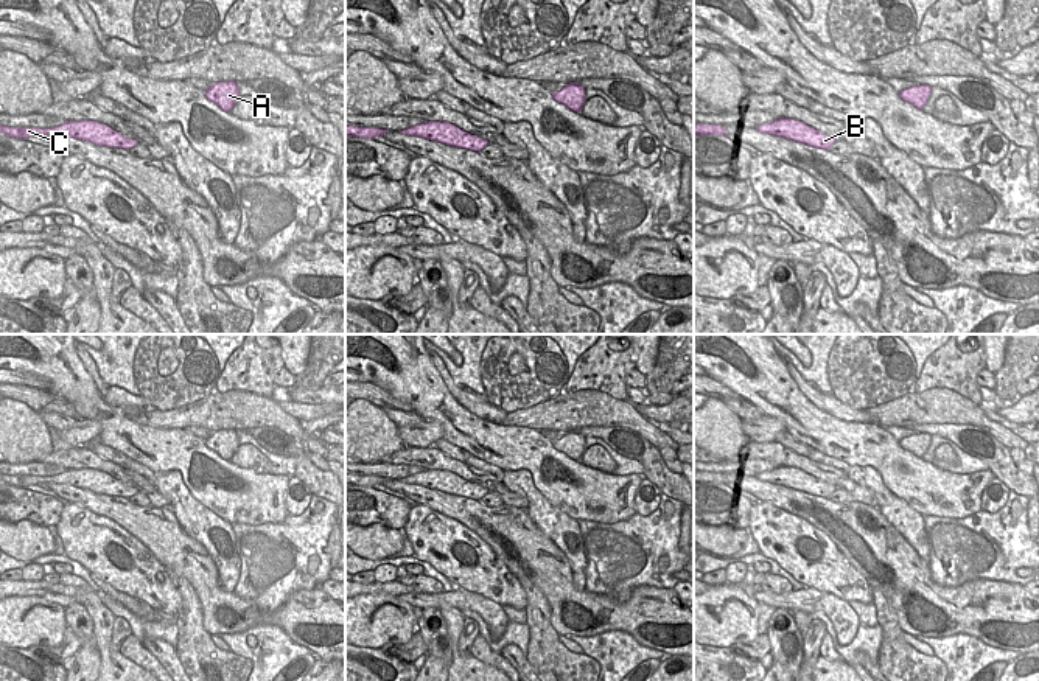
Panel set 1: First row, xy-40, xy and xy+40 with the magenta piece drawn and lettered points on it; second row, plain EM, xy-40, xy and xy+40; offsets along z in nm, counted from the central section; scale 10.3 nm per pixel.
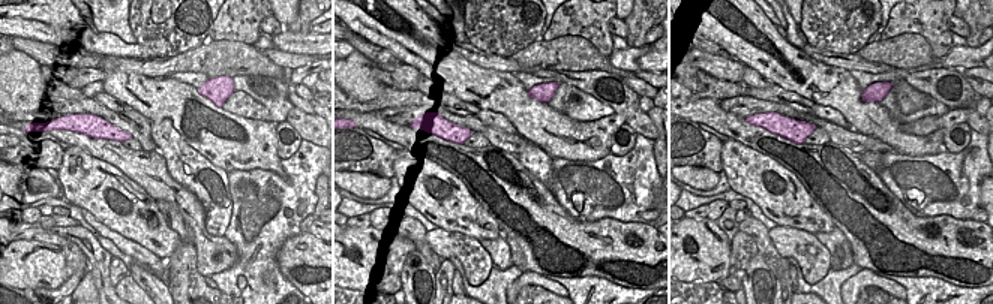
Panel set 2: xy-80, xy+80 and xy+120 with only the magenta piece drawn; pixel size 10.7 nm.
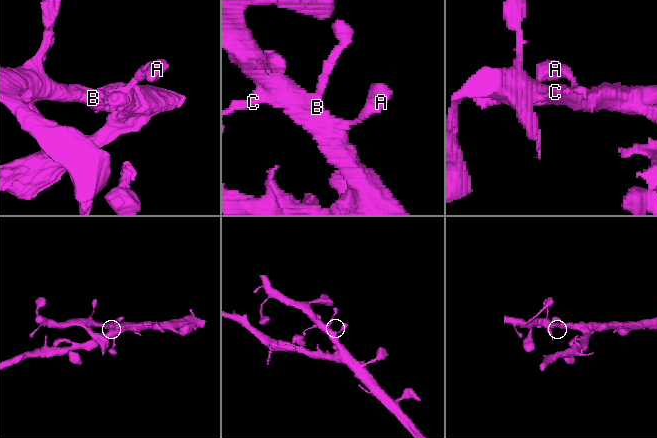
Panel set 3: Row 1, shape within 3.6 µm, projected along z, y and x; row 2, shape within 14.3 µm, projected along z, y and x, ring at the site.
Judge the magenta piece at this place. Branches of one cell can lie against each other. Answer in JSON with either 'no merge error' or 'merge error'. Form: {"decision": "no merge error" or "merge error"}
{"decision": "no merge error"}

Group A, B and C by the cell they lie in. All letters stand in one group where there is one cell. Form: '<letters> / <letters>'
A B C

